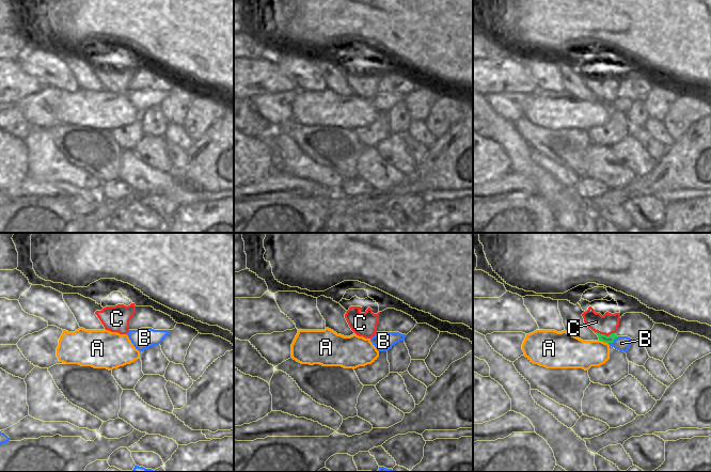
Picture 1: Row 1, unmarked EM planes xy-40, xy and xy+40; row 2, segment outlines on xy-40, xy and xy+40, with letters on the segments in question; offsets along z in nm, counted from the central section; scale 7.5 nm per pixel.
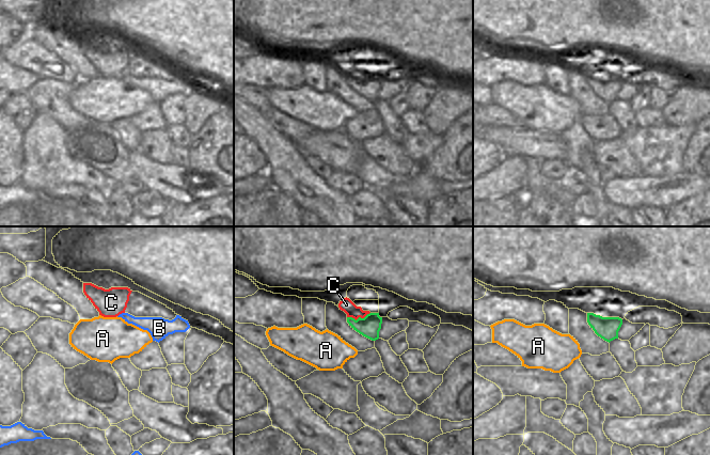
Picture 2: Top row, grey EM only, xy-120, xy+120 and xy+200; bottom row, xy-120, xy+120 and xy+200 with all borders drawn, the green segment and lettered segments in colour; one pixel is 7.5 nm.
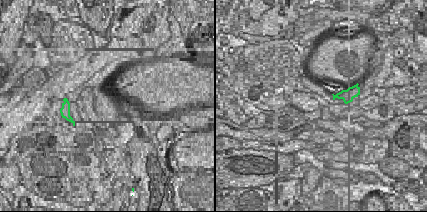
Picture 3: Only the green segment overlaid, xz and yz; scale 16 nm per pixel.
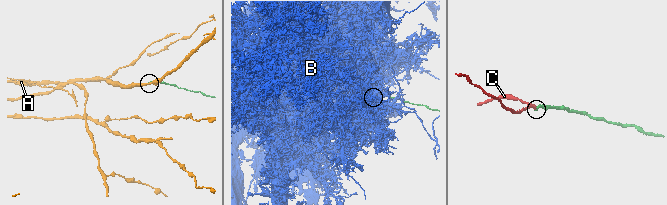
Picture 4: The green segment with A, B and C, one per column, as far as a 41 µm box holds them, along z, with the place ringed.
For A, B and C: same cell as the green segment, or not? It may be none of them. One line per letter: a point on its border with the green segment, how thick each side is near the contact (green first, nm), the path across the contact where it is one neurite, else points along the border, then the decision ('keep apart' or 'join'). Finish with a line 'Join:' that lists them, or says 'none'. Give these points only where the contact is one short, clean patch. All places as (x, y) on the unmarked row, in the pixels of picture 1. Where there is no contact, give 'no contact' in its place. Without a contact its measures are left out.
A: xy+40 (603, 101) | 60/240 nm | along xy+40 (599, 100), (607, 105) | keep apart
B: xy+40 (613, 101) | 60/110 nm | along xy+40 (618, 97), (607, 104) | keep apart
C: xy+40 (603, 95) | 60/150 nm | across xy+40 (611, 98), (603, 95), (607, 84) | join
Join: C

